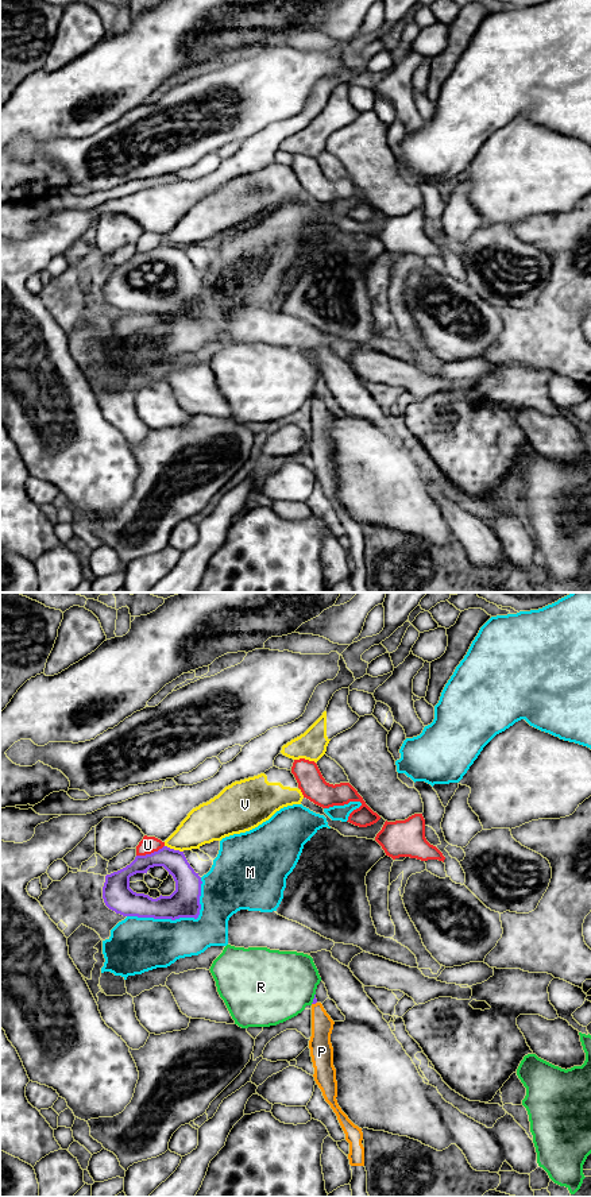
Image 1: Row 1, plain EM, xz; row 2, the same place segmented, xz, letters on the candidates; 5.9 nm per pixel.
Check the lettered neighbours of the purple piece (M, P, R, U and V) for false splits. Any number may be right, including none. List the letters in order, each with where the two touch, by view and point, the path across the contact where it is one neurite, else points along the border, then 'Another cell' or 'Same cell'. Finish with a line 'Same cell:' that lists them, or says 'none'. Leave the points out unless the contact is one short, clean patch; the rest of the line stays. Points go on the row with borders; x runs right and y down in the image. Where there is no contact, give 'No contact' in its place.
M: Touches purple at xz (181, 916). Another cell
P: Touches purple at xz (313, 1003). Path across: xz (315, 1000), (313, 1003), (320, 1018), (320, 1043). Same cell
R: Touches purple at xz (313, 999). Another cell
U: Touches purple at xz (151, 853). Another cell
V: Touches purple at xz (173, 849). Boundary: xz (165, 845), (182, 852). Another cell
Same cell: P

